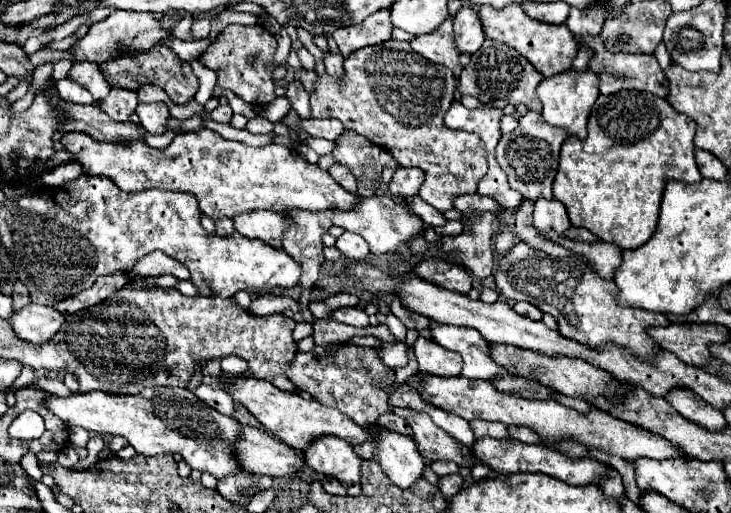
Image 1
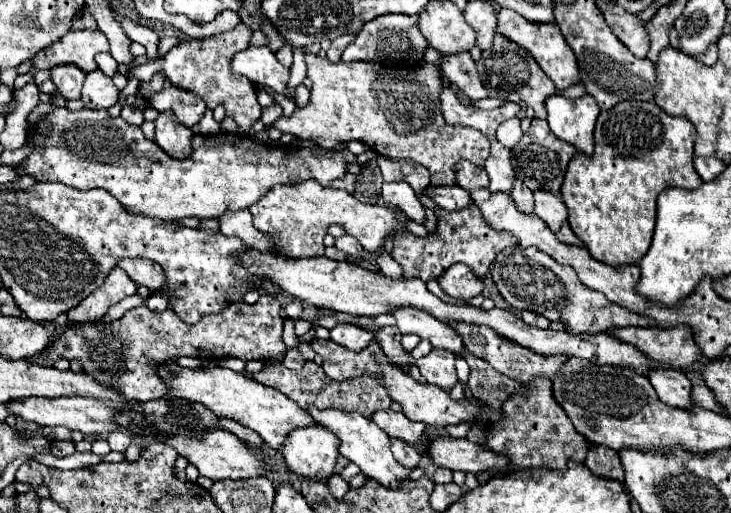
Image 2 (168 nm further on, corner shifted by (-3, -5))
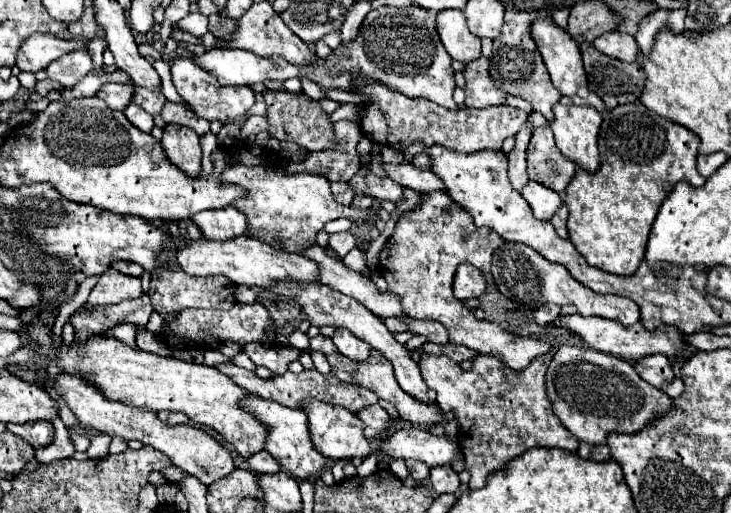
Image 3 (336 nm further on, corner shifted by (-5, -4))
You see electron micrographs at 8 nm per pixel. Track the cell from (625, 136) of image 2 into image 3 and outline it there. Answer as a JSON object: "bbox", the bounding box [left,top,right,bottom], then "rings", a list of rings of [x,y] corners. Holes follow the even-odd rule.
{"bbox":[564,102,706,276],"rings":[[[640,102],[622,104],[610,112],[604,112],[598,138],[602,164],[596,172],[582,172],[582,168],[578,168],[564,194],[564,204],[568,206],[570,212],[568,216],[570,240],[576,246],[576,250],[582,252],[590,266],[596,266],[618,276],[630,276],[638,270],[640,262],[644,260],[652,222],[658,214],[662,200],[670,194],[674,184],[688,182],[692,186],[702,186],[706,182],[706,178],[700,176],[696,170],[698,146],[700,140],[694,132],[676,122],[660,118]]]}

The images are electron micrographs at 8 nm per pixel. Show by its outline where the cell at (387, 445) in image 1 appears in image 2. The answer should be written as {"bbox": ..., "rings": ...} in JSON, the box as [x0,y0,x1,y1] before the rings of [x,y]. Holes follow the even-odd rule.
{"bbox":[310,409,410,487],"rings":[[[310,409],[310,415],[318,425],[330,429],[330,433],[334,433],[338,437],[340,455],[346,457],[348,461],[356,463],[368,479],[376,479],[386,487],[398,487],[398,483],[408,477],[410,469],[404,469],[402,465],[398,465],[398,461],[394,461],[394,457],[392,457],[392,451],[388,449],[390,437],[386,433],[382,433],[382,429],[376,427],[370,419],[362,417],[360,413],[346,413],[340,409],[324,409],[324,411]]]}

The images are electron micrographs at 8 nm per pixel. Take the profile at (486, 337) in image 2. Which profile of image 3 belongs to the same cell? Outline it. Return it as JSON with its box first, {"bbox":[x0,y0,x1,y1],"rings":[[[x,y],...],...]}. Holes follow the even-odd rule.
{"bbox":[380,192,550,370],"rings":[[[432,192],[422,196],[422,204],[414,212],[406,212],[394,234],[388,238],[380,252],[380,274],[388,282],[388,290],[402,298],[402,308],[412,318],[430,318],[446,326],[452,344],[462,344],[476,350],[478,354],[490,354],[500,358],[512,370],[524,370],[536,356],[550,352],[550,342],[524,338],[502,330],[498,324],[478,320],[452,294],[452,278],[462,262],[470,262],[483,274],[490,273],[492,254],[504,240],[494,230],[478,228],[472,216],[458,208],[446,192]]]}

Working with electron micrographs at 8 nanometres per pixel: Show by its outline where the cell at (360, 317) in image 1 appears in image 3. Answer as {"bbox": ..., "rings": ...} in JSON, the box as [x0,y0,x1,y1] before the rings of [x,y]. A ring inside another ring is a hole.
{"bbox":[332,328,372,362],"rings":[[[338,328],[336,334],[332,336],[332,340],[336,342],[338,350],[340,350],[344,356],[348,356],[348,358],[352,358],[352,360],[356,360],[356,362],[364,362],[364,360],[370,356],[370,350],[372,350],[370,344],[358,340],[352,332],[346,332],[344,328]]]}

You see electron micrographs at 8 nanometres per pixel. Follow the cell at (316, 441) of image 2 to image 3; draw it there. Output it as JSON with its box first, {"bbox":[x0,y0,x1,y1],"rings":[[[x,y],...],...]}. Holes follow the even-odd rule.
{"bbox":[242,396,330,480],"rings":[[[250,396],[250,398],[242,400],[242,408],[252,412],[254,416],[258,416],[270,428],[264,448],[278,460],[278,464],[286,472],[290,472],[292,476],[296,476],[300,480],[308,480],[308,478],[318,476],[328,466],[330,460],[326,456],[322,456],[310,440],[308,416],[302,410],[292,410],[292,408],[282,406],[282,404],[274,404],[272,400],[262,400],[258,396]]]}

